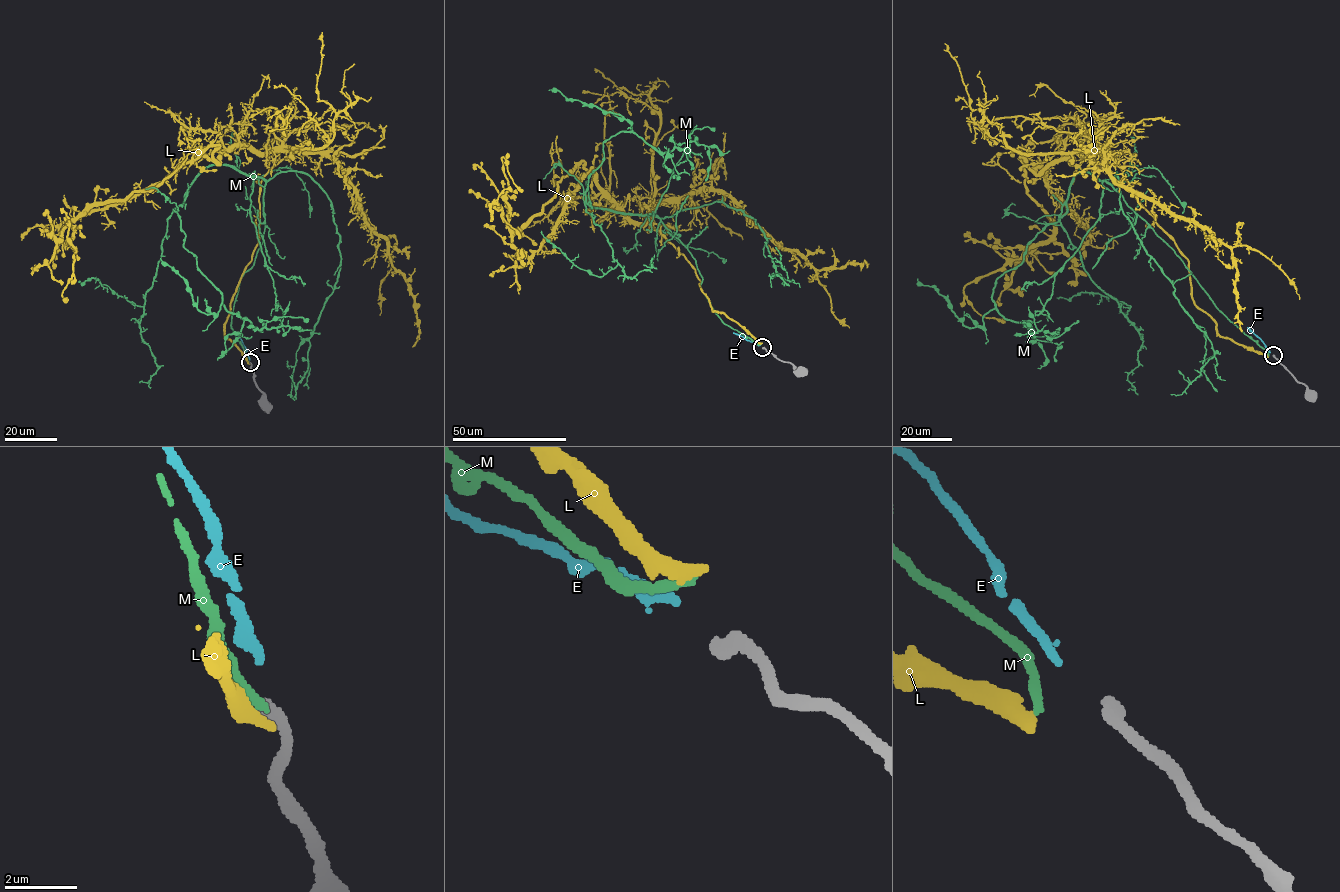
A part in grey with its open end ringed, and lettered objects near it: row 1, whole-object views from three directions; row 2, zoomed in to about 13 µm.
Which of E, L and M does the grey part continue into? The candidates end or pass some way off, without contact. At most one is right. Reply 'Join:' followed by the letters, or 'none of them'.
Join: E

